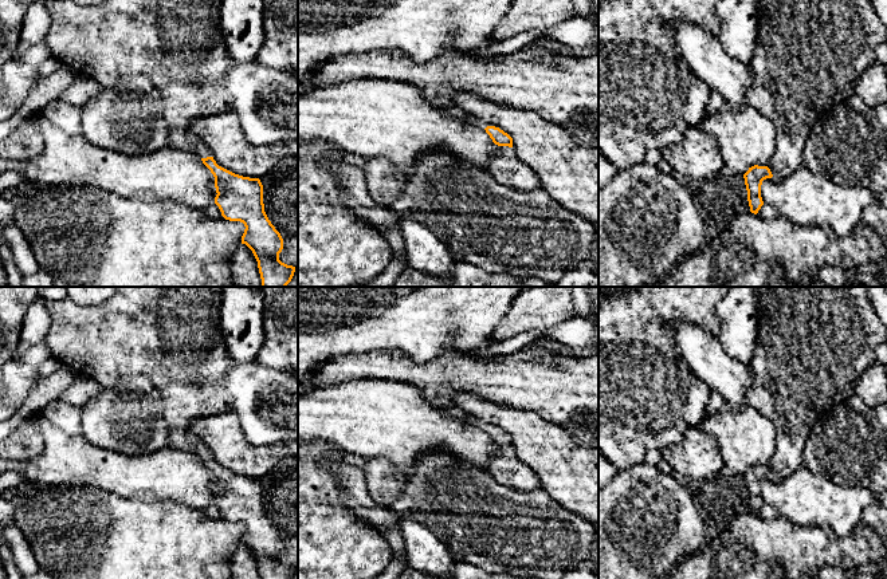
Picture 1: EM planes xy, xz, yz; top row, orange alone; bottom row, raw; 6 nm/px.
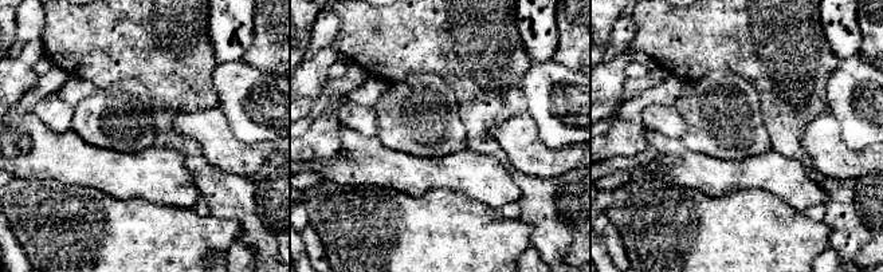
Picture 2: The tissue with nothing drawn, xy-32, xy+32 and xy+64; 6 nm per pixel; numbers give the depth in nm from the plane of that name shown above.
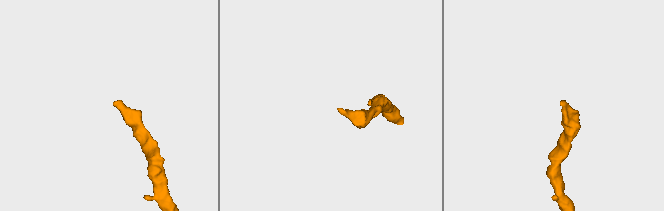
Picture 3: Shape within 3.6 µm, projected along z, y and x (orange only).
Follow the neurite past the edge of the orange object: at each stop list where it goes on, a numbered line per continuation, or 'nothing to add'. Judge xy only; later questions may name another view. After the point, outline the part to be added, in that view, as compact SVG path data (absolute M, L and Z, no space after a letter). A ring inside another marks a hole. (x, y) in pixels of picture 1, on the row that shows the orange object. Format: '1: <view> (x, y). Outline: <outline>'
1: xy (177, 44). Outline: M74 0L47 1L51 25L43 43L76 76L90 78L102 87L114 86L123 76L148 76L162 96L169 146L207 158L212 153L192 133L189 123L200 117L232 111L232 98L224 87L224 76L236 62L231 59L220 31L220 3L221 0L105 0L97 5L79 5Z

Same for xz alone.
1: xz (505, 168). Outline: M499 146L501 151L490 161L487 172L502 185L517 192L541 189L537 174L521 162L513 147Z

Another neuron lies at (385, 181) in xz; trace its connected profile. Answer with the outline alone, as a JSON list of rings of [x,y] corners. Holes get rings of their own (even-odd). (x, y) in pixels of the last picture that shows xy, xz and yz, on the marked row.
[[[369,159],[364,173],[370,197],[386,208],[401,196],[408,181],[408,172],[384,159]]]

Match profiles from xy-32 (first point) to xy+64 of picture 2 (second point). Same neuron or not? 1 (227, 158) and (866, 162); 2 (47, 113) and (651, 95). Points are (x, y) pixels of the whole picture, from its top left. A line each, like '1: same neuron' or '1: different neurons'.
1: same neuron
2: different neurons

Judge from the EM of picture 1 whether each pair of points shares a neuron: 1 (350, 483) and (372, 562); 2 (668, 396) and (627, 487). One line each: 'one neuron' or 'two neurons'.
1: two neurons
2: two neurons

